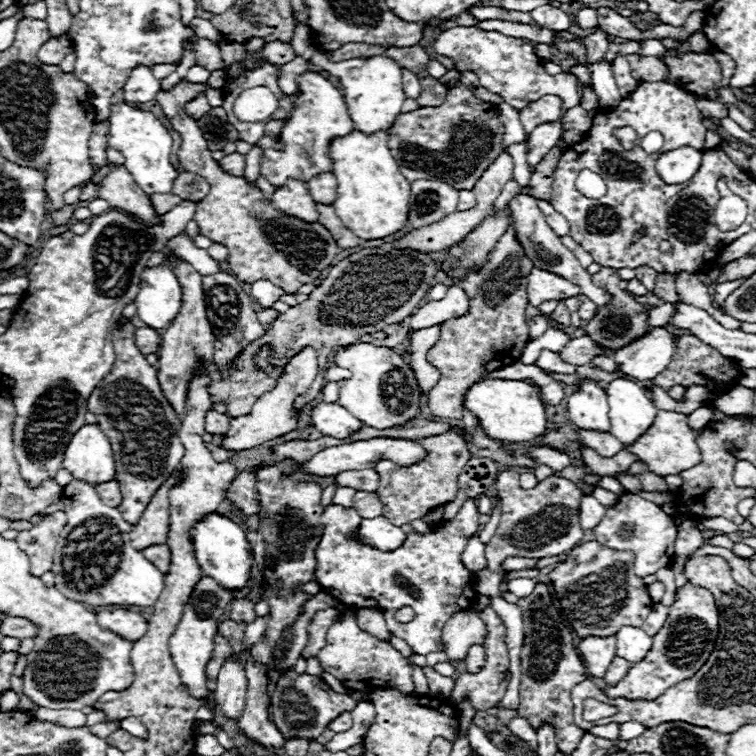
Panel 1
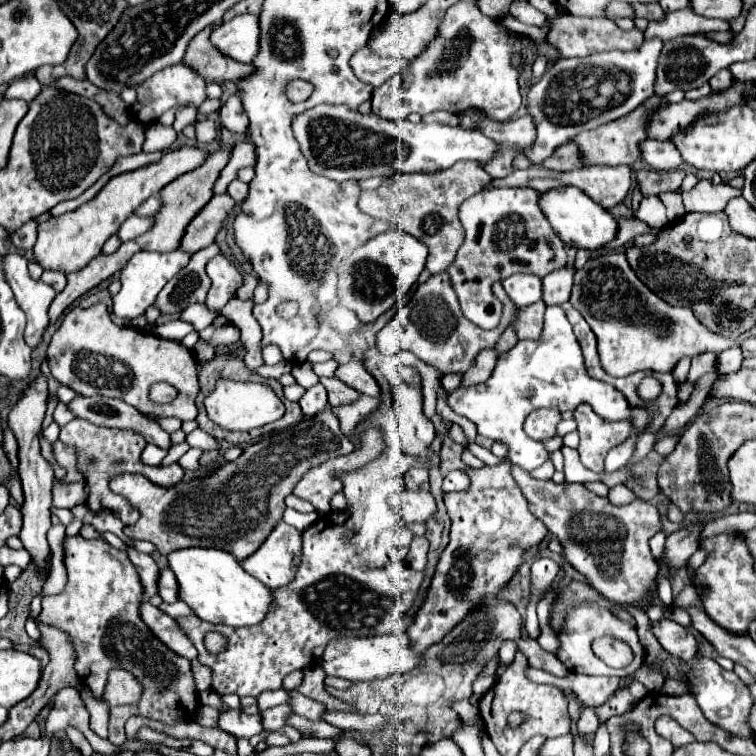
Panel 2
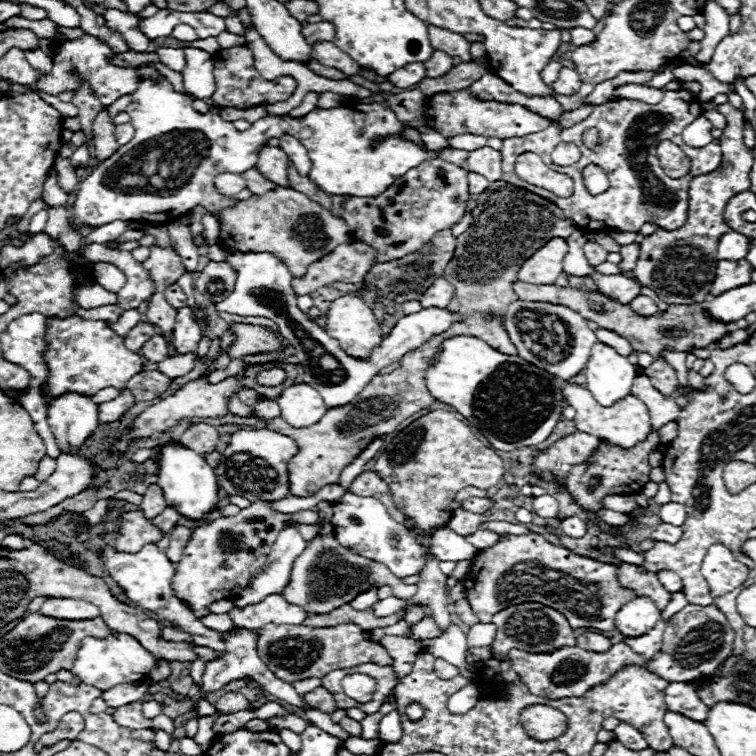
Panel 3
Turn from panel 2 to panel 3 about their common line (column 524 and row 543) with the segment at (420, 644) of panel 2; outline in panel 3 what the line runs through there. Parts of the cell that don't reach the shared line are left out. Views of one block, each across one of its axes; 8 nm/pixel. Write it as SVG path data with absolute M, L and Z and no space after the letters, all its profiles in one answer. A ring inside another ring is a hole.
M530 532L522 536L506 536L492 548L480 550L478 558L472 560L472 570L466 574L466 600L472 606L472 612L480 622L490 622L492 616L508 606L522 602L540 602L544 606L556 608L566 616L572 628L596 628L600 632L612 632L616 628L616 612L628 602L634 600L632 590L624 590L616 578L616 564L602 564L584 556L568 552L564 546L554 546L544 540L544 536ZM518 564L530 564L534 570L558 570L568 576L568 584L536 584L538 574L520 574L516 582L506 582L506 572Z

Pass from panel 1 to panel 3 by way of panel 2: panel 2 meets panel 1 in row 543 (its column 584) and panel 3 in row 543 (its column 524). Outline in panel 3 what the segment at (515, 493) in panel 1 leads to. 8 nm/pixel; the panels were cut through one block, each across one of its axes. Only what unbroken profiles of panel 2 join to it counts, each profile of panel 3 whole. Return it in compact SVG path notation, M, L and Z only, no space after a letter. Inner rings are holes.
M478 530L476 534L468 536L468 540L470 540L470 544L474 544L478 550L482 550L482 548L490 548L492 544L496 544L500 536L506 536L506 534L496 534L496 532L490 532L490 530Z

